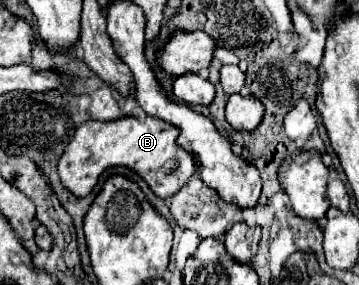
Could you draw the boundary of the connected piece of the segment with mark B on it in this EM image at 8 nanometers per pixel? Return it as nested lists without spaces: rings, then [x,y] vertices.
[[[122,116],[108,122],[88,120],[76,128],[74,138],[70,140],[64,154],[58,160],[60,180],[76,196],[86,196],[96,186],[98,176],[106,168],[130,166],[148,182],[156,196],[160,198],[174,196],[196,174],[194,156],[180,148],[176,142],[178,132],[180,130],[176,126],[160,118],[154,120],[152,116],[148,116],[148,120],[144,122],[140,122],[134,116]]]

